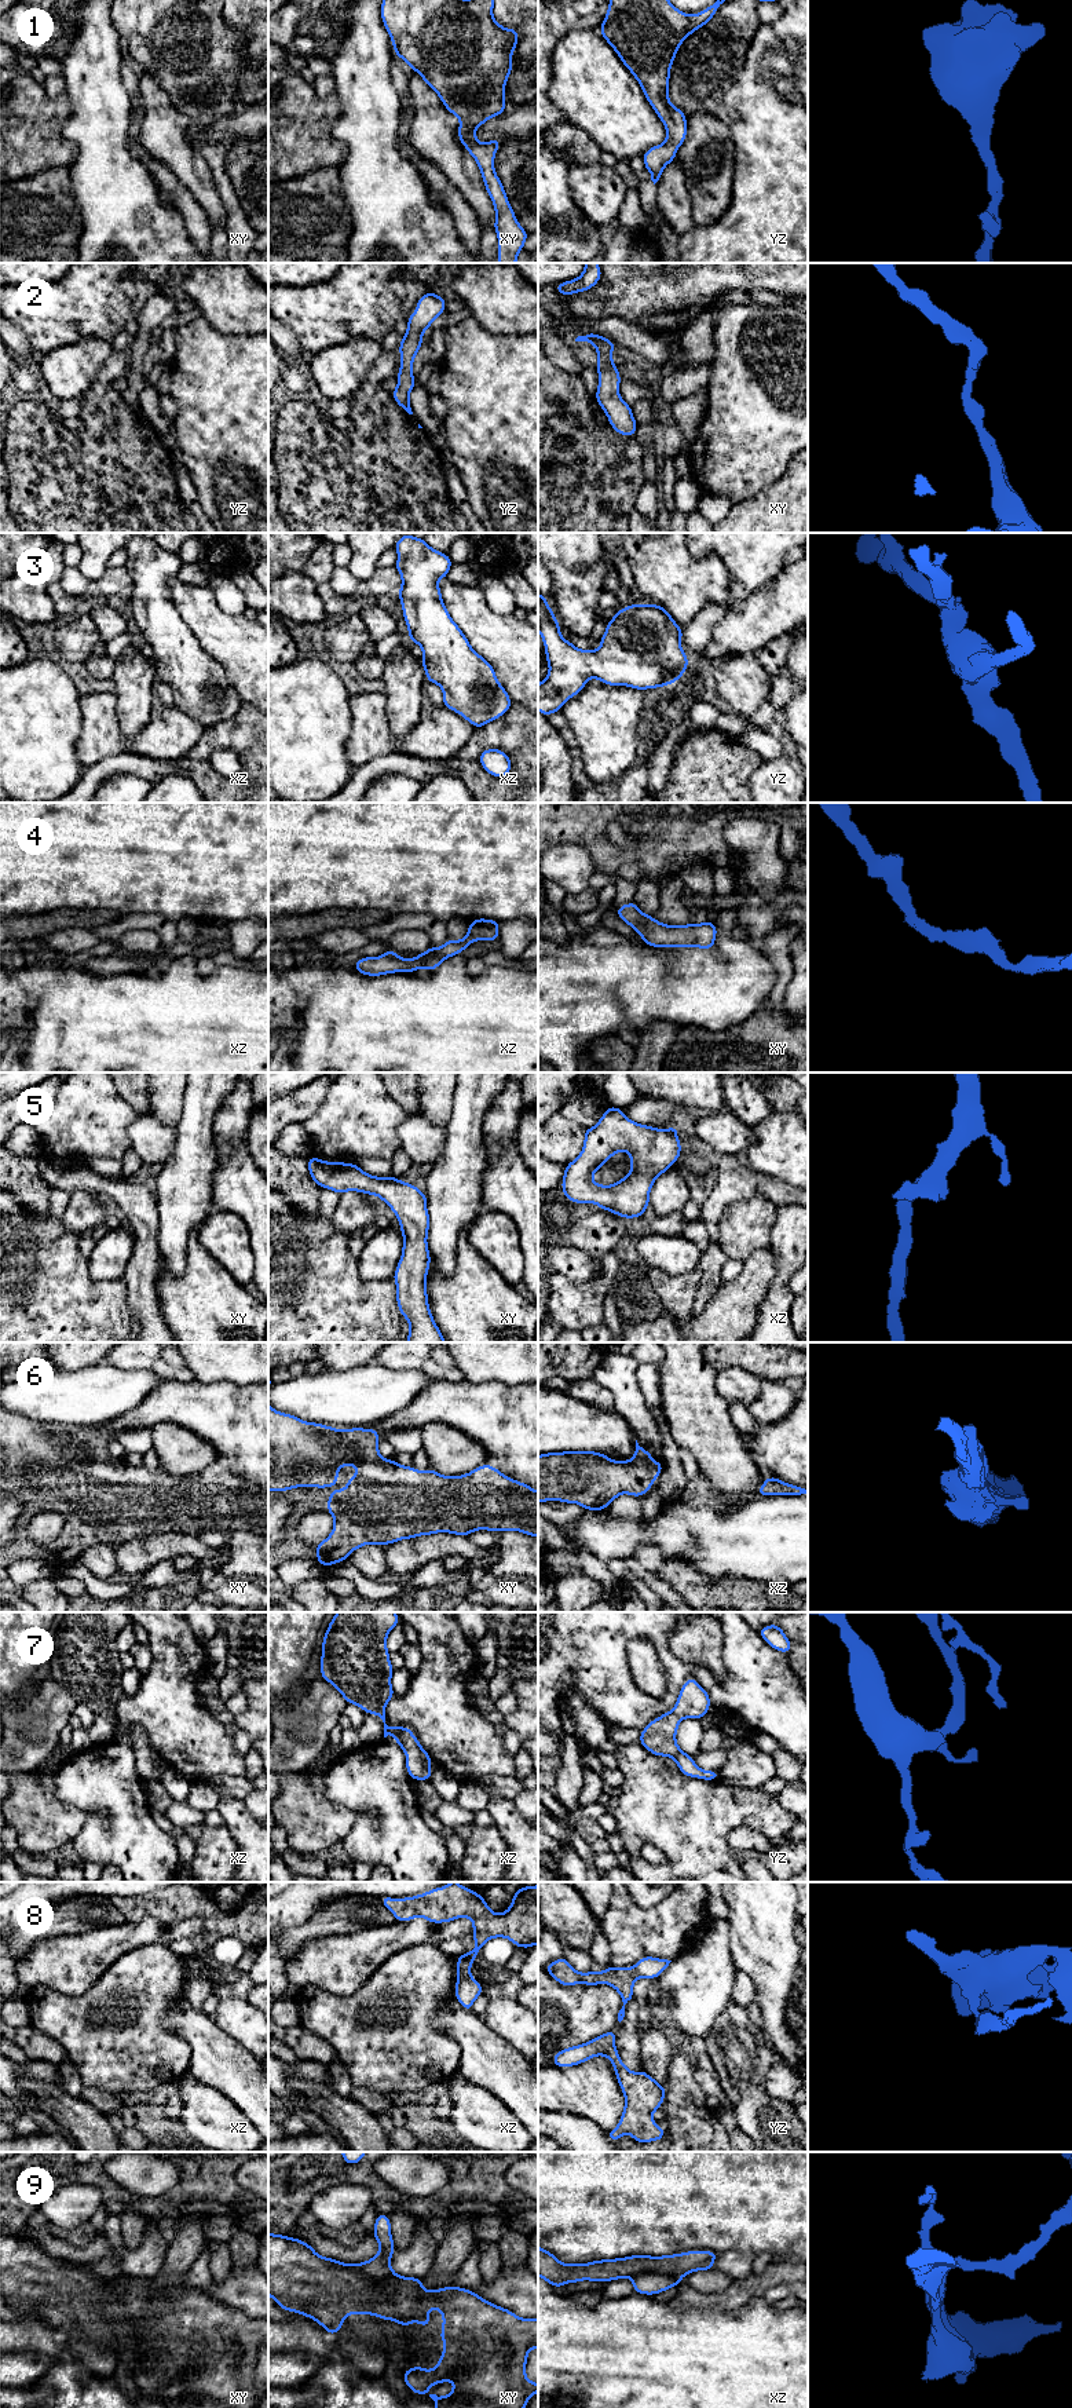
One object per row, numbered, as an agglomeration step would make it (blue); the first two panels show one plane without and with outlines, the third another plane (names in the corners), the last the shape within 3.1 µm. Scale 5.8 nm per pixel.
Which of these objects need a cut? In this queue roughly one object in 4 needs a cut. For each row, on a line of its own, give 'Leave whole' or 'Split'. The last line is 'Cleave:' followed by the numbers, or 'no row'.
1: Leave whole
2: Leave whole
3: Leave whole
4: Leave whole
5: Leave whole
6: Leave whole
7: Leave whole
8: Split
9: Split
Cleave: 8, 9

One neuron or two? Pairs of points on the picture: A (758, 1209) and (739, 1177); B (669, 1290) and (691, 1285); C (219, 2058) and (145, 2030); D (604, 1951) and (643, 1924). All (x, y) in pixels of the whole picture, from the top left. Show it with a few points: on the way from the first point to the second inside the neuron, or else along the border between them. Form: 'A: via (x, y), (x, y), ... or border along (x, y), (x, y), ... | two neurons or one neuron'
A: border along (776, 1206), (761, 1198), (745, 1198), (723, 1213) | two neurons
B: via (674, 1290), (681, 1290), (685, 1286) | one neuron
C: border along (165, 2028), (176, 2032), (189, 2045), (189, 2071) | two neurons
D: border along (600, 1930), (608, 1943), (611, 1965) | two neurons

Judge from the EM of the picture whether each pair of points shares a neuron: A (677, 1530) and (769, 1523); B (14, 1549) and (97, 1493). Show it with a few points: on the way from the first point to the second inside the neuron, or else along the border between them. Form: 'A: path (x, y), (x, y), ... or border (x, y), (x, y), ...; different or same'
A: path (701, 1527), (746, 1527); same
B: path (39, 1550), (59, 1548), (90, 1517); same

